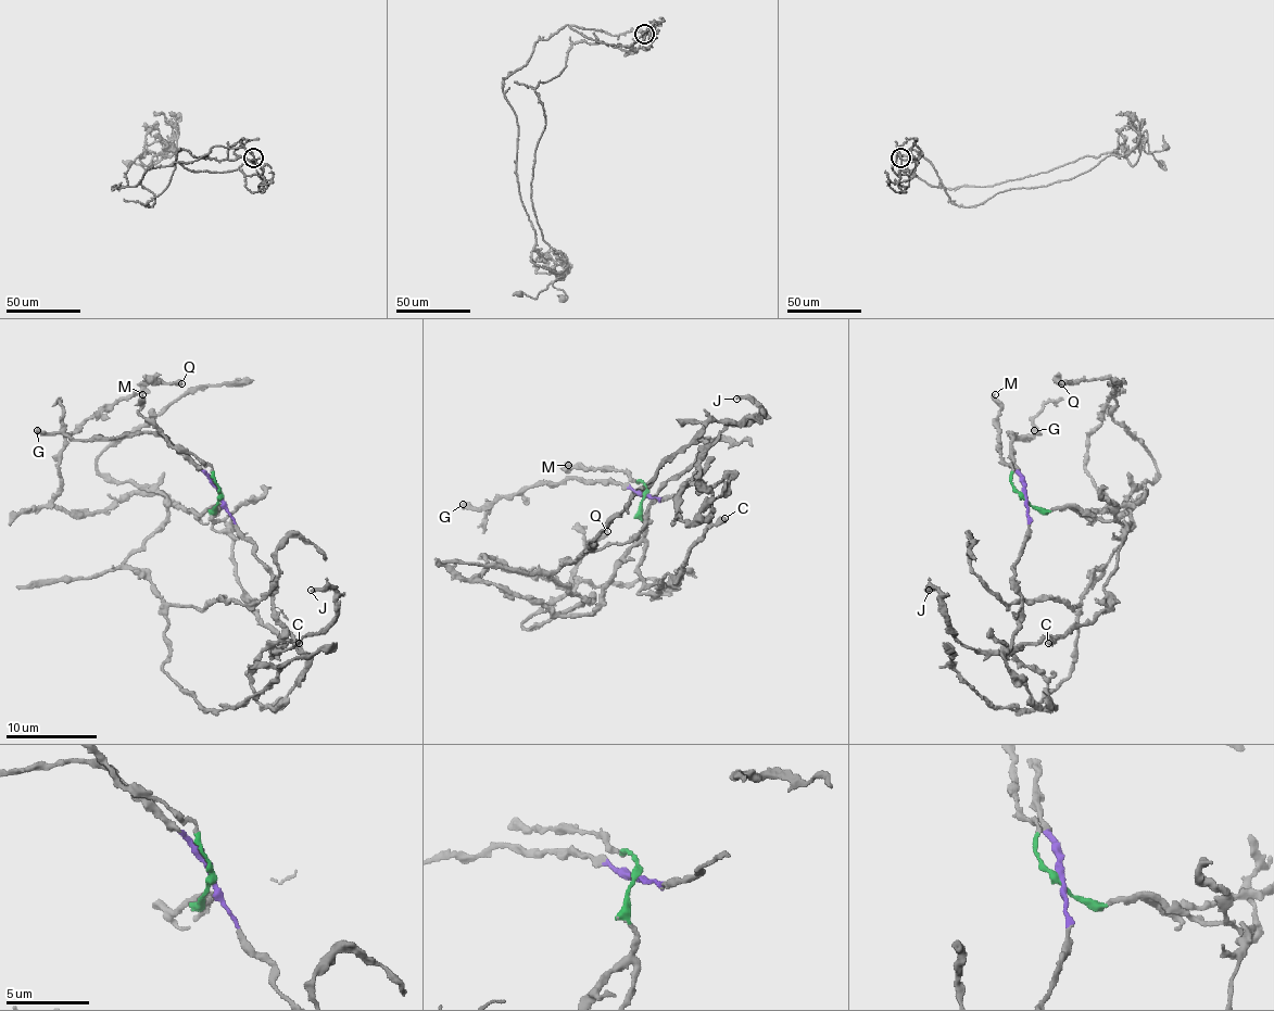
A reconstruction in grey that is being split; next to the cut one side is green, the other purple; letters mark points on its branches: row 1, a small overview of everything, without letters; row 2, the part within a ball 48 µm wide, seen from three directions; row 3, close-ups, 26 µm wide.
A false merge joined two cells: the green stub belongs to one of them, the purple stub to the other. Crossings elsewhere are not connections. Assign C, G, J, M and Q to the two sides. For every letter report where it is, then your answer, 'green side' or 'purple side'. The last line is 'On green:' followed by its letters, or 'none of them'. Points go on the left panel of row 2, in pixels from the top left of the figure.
C: (299, 643) | green side
G: (37, 430) | purple side
J: (311, 590) | green side
M: (142, 394) | green side
Q: (181, 383) | green side
On green: C, J, M, Q

